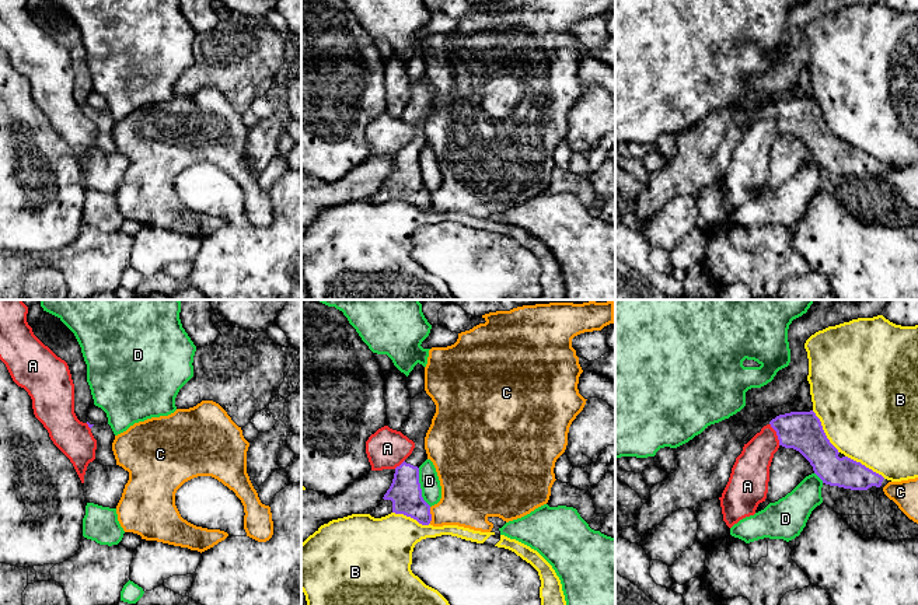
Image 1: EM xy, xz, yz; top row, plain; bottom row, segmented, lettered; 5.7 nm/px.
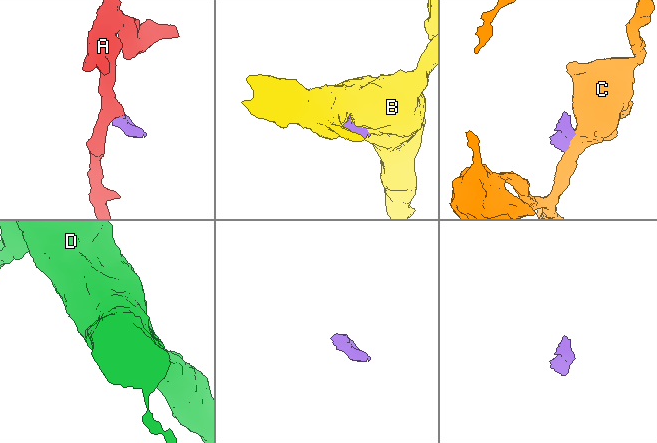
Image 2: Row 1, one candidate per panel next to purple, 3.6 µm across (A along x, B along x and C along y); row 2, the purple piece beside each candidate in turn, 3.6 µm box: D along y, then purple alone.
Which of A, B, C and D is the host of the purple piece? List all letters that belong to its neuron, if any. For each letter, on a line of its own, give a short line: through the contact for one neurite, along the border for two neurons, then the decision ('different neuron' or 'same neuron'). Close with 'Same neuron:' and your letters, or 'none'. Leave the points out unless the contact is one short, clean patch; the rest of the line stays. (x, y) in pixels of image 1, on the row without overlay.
A: yz (770, 109), (779, 130) | different neuron
B: different neuron
C: xz (429, 193), (430, 209) | different neuron
D: xz (418, 154), (421, 182), (430, 192) | different neuron
Same neuron: none

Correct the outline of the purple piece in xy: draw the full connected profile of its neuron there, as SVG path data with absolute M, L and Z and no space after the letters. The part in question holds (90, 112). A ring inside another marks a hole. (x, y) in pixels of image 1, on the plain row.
M88 108L87 111L97 126L95 147L104 153L115 153L116 146L112 137L115 120L111 112L108 109L90 111Z

